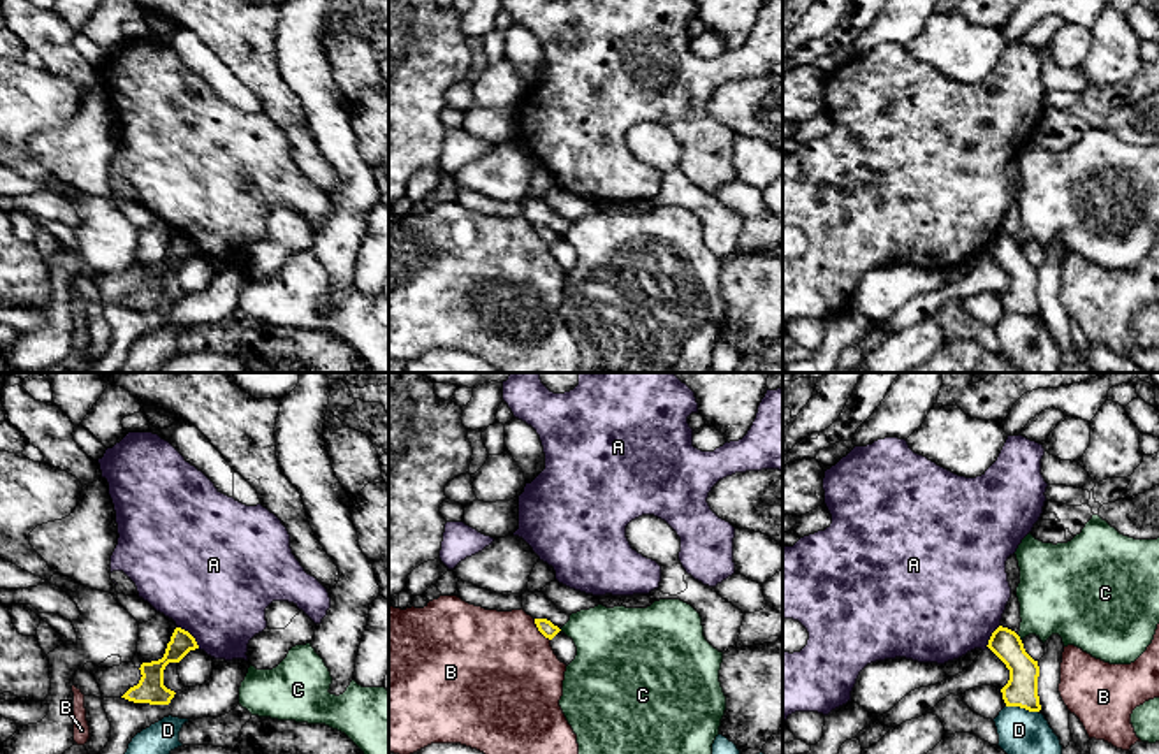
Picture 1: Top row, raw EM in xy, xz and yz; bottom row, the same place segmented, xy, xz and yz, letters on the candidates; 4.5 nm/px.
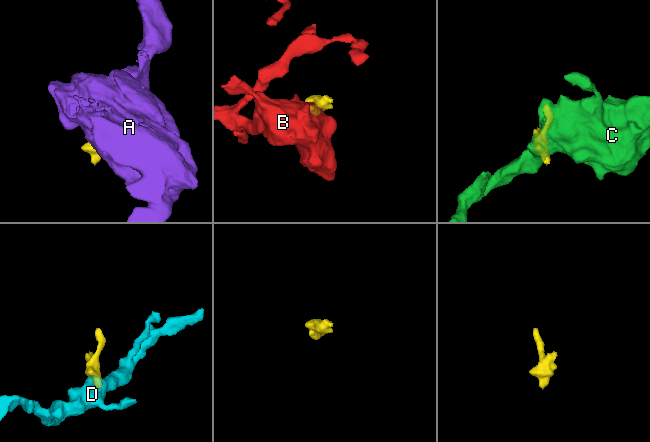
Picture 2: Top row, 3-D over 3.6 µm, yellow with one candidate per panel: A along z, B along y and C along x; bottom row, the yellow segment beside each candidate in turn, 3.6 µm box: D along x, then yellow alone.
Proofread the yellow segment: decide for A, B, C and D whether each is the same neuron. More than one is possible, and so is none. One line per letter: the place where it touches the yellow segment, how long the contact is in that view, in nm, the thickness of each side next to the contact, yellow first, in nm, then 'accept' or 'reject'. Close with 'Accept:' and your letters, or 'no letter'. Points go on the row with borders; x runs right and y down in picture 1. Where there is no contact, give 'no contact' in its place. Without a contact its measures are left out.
A: xy (190, 635) | 140 nm | 110/480 nm | reject
B: xz (539, 630) | 130 nm | 70/500 nm | reject
C: yz (1019, 638) | 40 nm | 140/340 nm | reject
D: yz (1022, 707) | 160 nm | 140/200 nm | reject
Accept: no letter

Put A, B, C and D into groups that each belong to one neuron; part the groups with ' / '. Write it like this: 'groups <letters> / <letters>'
groups A / B / C / D

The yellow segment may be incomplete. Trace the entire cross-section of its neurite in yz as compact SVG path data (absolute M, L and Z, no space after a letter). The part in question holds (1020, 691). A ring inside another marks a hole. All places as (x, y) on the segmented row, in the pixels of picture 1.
M999 626L987 645L1010 670L1010 680L1001 689L1006 707L1039 712L1038 677L1039 666L1024 649L1020 636Z

